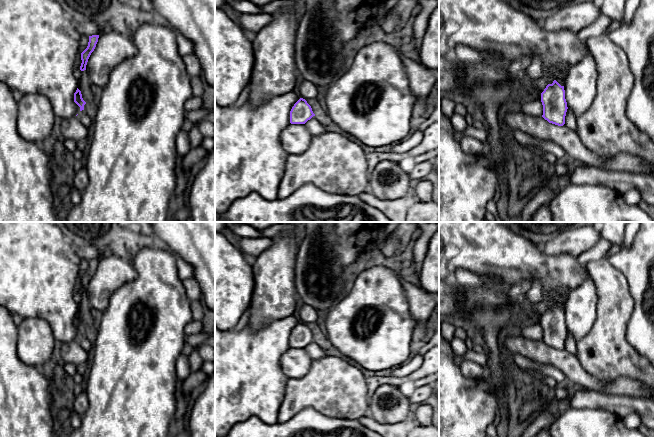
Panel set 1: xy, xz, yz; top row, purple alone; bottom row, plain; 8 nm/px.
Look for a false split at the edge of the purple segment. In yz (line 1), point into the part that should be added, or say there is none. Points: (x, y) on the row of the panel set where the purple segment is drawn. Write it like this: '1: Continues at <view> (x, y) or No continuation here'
1: No continuation here

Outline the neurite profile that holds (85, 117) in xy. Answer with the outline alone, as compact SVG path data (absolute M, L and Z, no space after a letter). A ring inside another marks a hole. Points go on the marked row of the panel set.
M82 110L77 115L79 121L89 130L93 126L93 116L92 113L88 110Z

